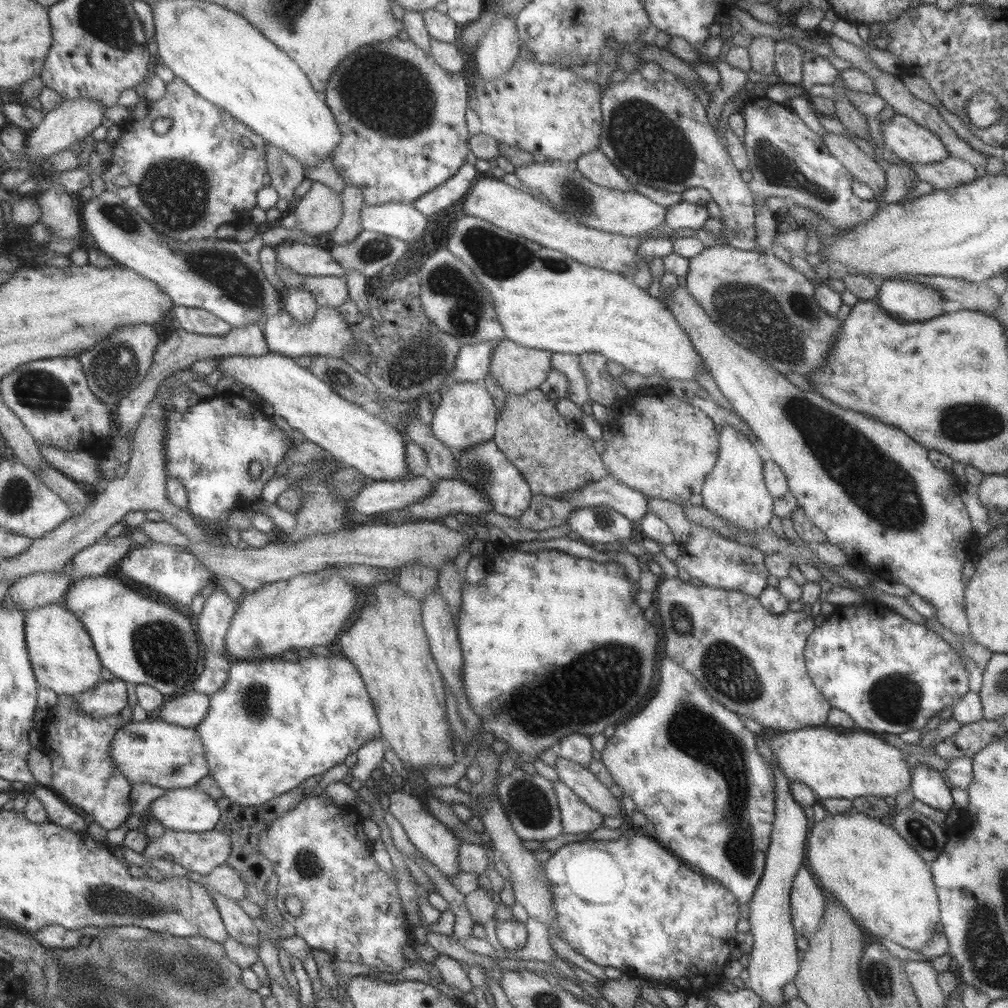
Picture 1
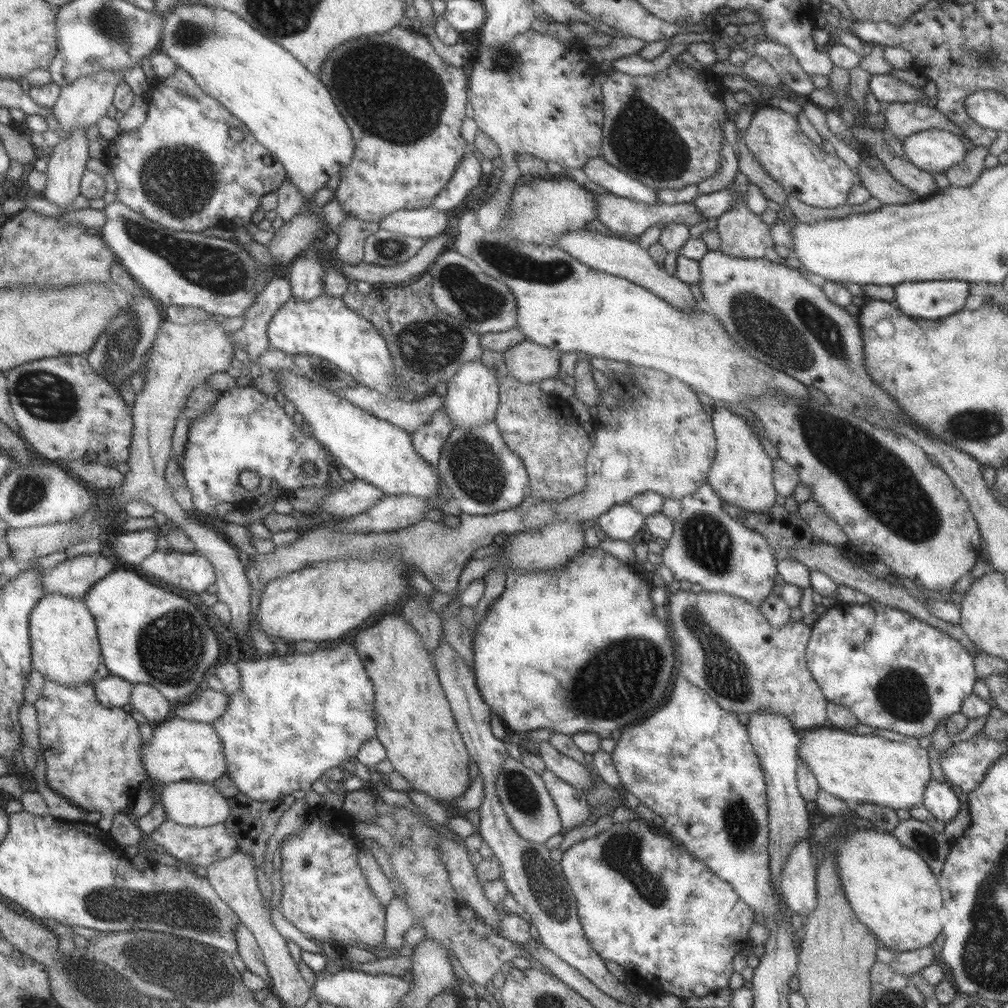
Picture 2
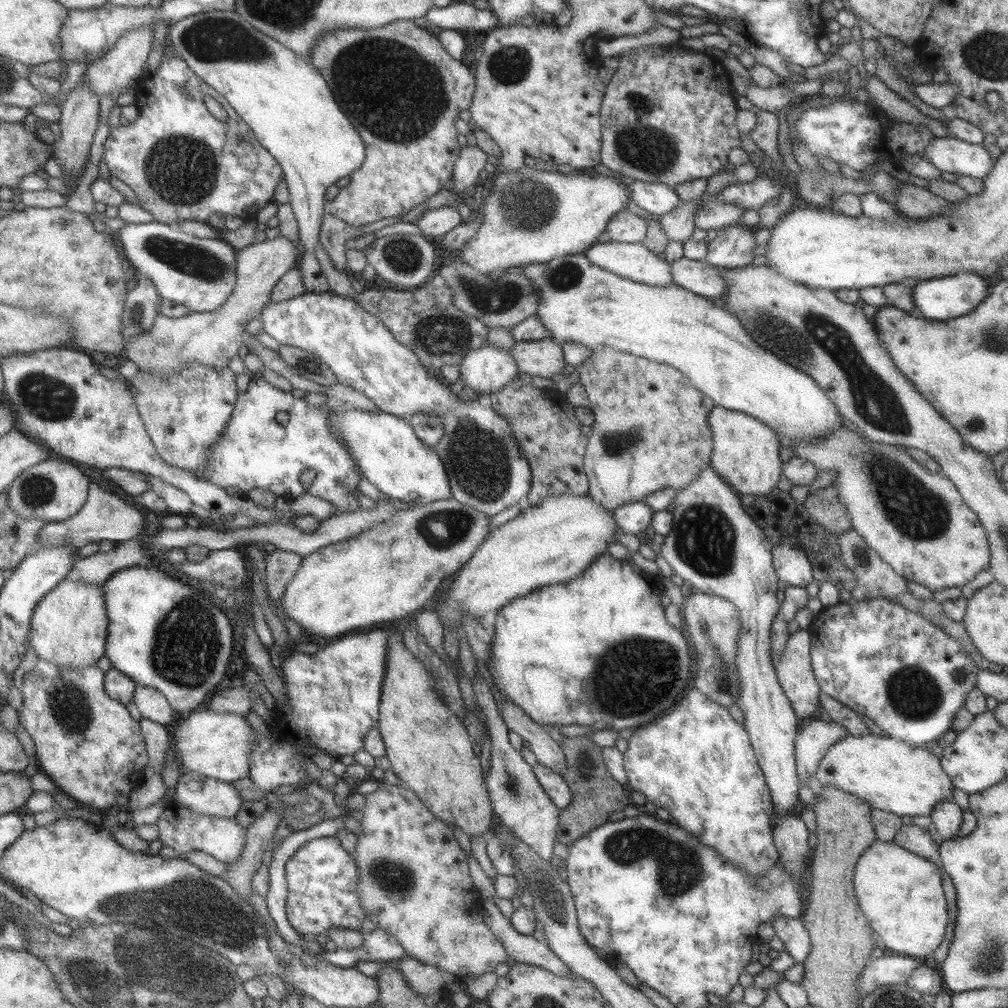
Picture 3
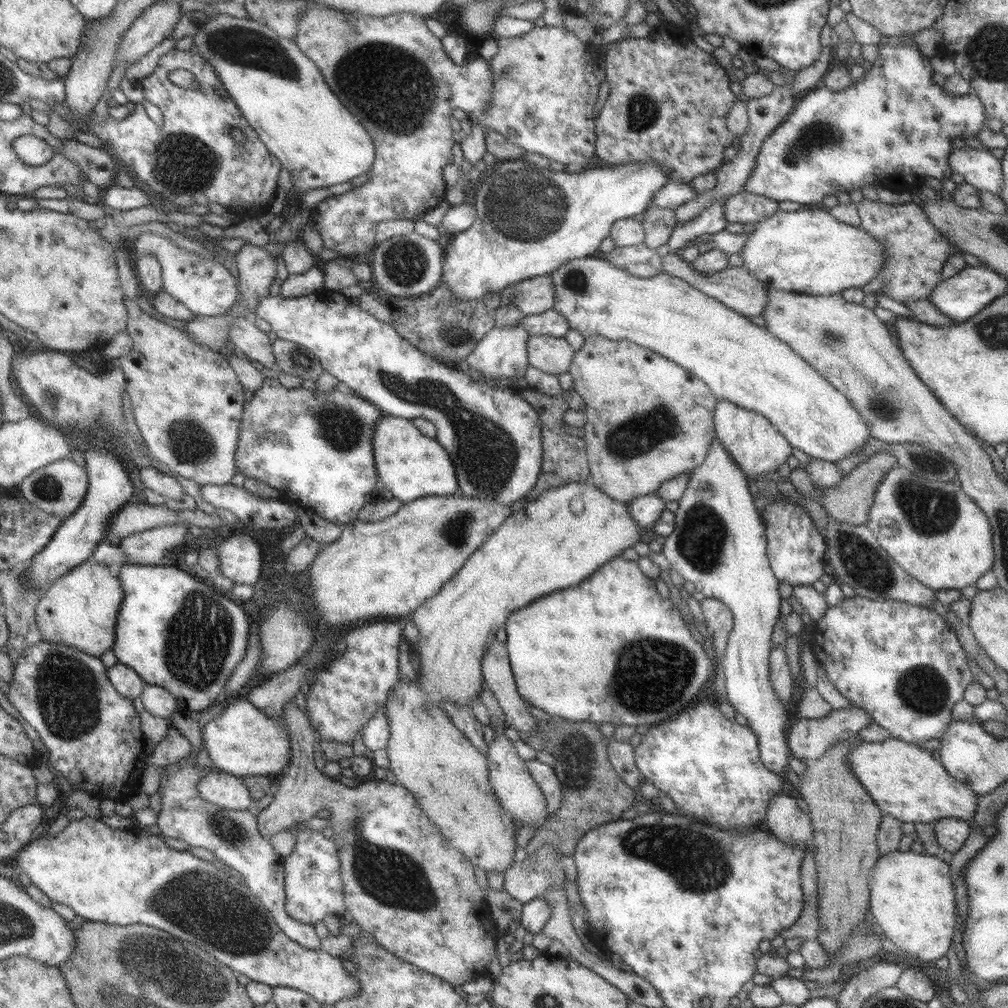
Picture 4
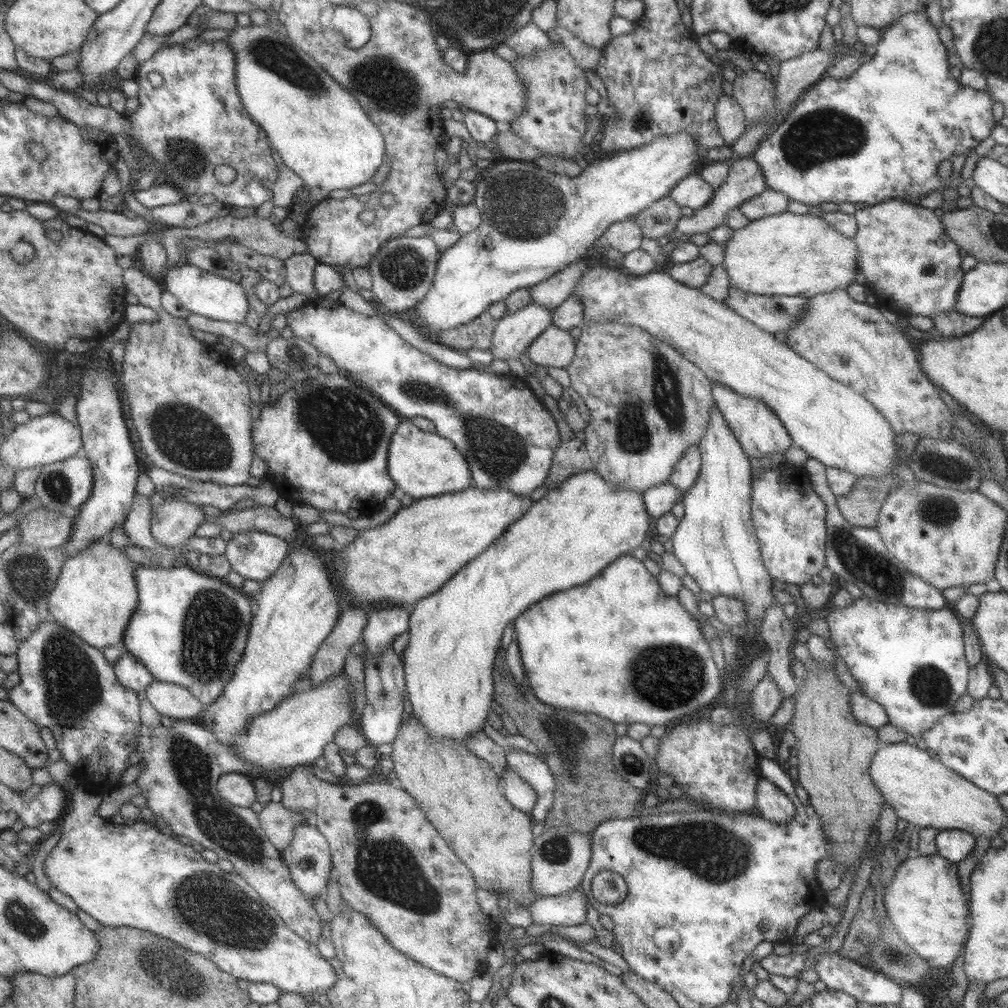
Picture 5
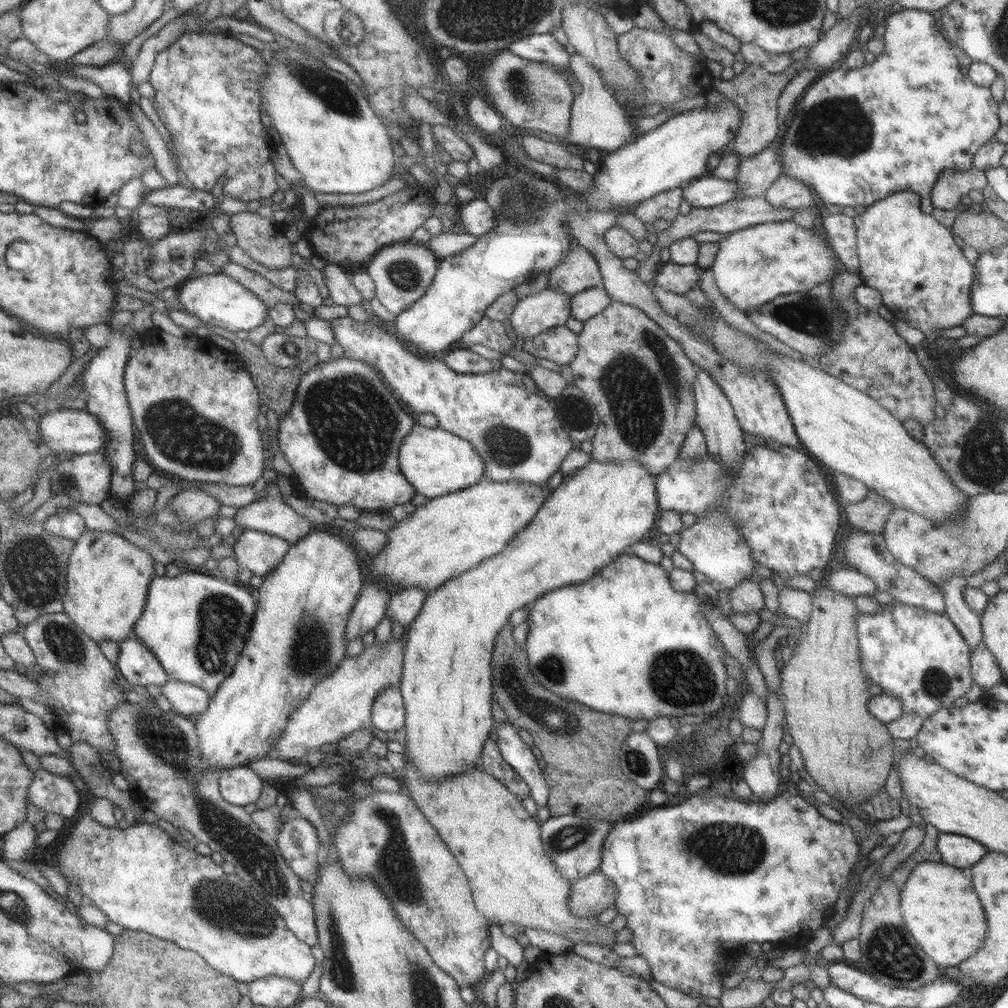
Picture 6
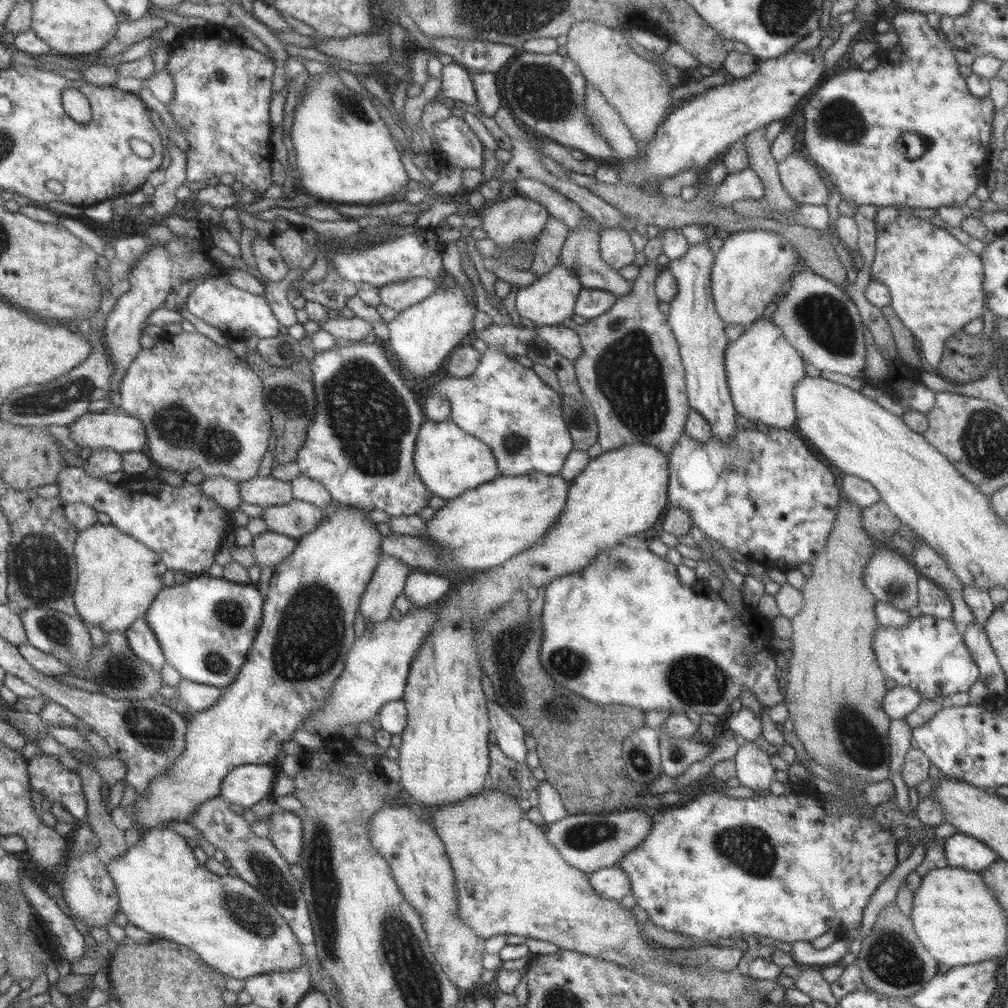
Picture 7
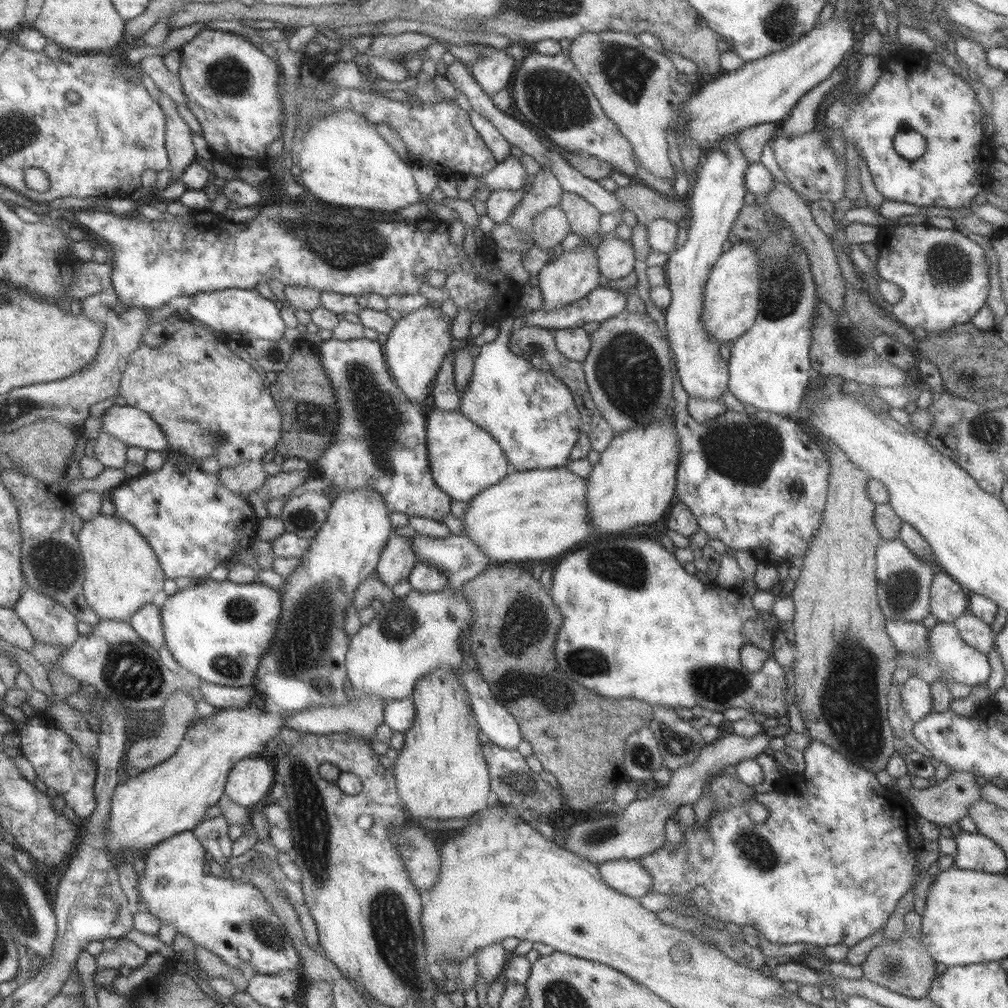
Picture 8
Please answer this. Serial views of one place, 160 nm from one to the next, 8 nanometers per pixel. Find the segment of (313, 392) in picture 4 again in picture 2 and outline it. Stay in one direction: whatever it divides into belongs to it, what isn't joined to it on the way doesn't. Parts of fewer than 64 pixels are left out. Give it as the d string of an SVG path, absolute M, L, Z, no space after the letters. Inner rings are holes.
M253 385L233 387L220 393L202 415L190 422L183 455L176 457L176 468L184 476L193 508L209 514L215 510L215 504L249 502L265 494L271 480L277 482L281 492L301 487L322 487L328 483L329 462L336 470L337 462L315 438L303 435L291 419L275 403L273 396L263 395ZM304 462L315 466L314 474L303 475L301 464ZM244 470L253 470L259 475L259 484L253 490L239 485L237 476Z

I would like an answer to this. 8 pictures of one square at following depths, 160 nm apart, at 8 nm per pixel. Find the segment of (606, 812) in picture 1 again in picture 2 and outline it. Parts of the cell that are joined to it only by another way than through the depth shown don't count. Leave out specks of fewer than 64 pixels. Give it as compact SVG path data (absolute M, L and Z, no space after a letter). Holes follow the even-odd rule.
M549 742L540 744L539 758L545 764L545 769L552 772L561 781L567 782L571 787L585 792L593 787L591 773L581 764L563 756L553 748Z

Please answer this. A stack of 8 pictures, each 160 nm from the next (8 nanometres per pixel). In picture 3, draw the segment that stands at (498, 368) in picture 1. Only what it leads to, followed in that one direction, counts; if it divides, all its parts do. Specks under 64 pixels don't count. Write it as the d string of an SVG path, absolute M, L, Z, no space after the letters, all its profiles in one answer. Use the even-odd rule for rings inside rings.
M549 337L514 342L509 351L517 371L531 377L555 379L565 366L562 346Z

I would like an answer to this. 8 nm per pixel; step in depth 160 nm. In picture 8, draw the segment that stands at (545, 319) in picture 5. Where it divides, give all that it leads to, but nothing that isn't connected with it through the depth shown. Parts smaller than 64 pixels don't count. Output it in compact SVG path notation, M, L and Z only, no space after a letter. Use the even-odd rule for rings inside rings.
M590 245L577 246L569 252L563 252L552 262L547 262L536 275L539 282L539 290L543 299L543 311L563 309L563 306L571 304L586 296L594 288L599 287L601 274L597 269L597 248Z

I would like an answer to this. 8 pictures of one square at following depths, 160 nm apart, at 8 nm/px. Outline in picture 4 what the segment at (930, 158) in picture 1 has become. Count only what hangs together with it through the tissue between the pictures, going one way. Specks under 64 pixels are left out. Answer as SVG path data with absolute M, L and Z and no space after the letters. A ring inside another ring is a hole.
M964 147L951 149L947 164L953 173L960 174L965 183L977 190L996 195L1002 179L1000 160L983 149Z

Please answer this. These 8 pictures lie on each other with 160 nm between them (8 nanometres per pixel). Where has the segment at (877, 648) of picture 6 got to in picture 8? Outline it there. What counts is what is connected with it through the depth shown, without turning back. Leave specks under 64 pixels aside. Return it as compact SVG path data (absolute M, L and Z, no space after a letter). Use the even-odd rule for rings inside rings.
M938 622L928 628L924 655L897 651L896 656L910 669L910 676L916 676L929 685L932 682L943 680L948 684L957 682L972 687L976 684L985 684L988 674L991 672L986 655L964 643L953 623Z

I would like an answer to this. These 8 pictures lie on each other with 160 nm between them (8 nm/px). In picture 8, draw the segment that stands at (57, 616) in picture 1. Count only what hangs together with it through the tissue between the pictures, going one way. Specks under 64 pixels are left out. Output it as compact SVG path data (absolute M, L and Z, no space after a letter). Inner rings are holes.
M99 513L84 522L77 540L84 564L84 601L100 619L128 622L132 614L151 603L153 596L161 592L166 576L156 554L127 521L115 514L104 516Z

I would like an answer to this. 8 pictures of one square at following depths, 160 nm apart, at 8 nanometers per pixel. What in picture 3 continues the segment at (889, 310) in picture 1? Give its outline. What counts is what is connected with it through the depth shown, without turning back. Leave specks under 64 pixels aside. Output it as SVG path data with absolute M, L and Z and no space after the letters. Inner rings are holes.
M957 273L947 277L925 279L910 288L910 291L913 305L915 305L915 310L910 313L910 316L918 316L933 321L945 321L965 316L965 314L977 308L989 294L984 280L978 275L969 273Z

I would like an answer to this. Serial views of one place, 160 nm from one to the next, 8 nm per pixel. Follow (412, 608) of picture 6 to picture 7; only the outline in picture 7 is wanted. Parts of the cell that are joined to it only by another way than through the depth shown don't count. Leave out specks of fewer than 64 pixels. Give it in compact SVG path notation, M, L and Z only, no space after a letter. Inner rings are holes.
M411 569L402 593L412 601L412 606L435 605L453 586L450 578L422 569Z

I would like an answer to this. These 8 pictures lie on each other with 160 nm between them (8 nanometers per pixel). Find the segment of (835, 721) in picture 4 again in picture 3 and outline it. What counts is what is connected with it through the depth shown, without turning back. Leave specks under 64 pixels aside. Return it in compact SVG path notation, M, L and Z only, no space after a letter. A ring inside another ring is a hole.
M815 718L799 723L794 743L794 762L799 785L808 787L809 779L816 773L829 746L845 736L849 736L847 729L833 723L833 720L827 723Z

